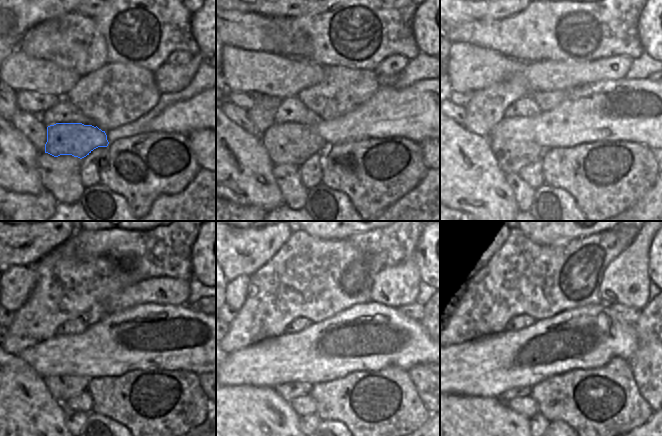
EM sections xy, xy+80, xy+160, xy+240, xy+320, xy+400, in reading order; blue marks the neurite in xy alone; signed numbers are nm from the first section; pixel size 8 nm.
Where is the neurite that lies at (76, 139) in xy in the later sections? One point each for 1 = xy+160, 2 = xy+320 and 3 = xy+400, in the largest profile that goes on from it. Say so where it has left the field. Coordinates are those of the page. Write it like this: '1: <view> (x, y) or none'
1: xy+160 (512, 155)
2: xy+320 (289, 391)
3: xy+400 (507, 396)

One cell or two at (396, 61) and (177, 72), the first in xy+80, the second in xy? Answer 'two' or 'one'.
two

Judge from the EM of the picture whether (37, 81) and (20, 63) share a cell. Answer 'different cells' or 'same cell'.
same cell

